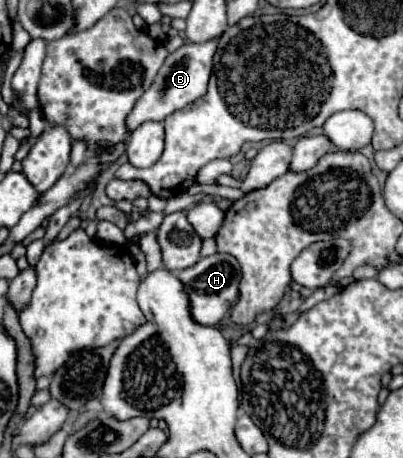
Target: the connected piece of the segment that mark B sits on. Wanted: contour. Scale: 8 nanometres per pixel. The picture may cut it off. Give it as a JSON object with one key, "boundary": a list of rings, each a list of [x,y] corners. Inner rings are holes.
{"boundary":[[[208,40],[202,44],[184,44],[182,48],[178,48],[176,52],[172,52],[164,66],[160,68],[154,84],[144,92],[144,96],[138,100],[138,104],[134,106],[134,110],[130,112],[130,116],[126,118],[126,124],[130,130],[138,128],[142,122],[146,120],[164,120],[166,116],[170,116],[172,112],[176,112],[178,108],[184,108],[186,104],[192,104],[194,100],[202,98],[206,94],[206,86],[208,86],[208,78],[212,72],[212,58],[216,52],[218,40]]]}

